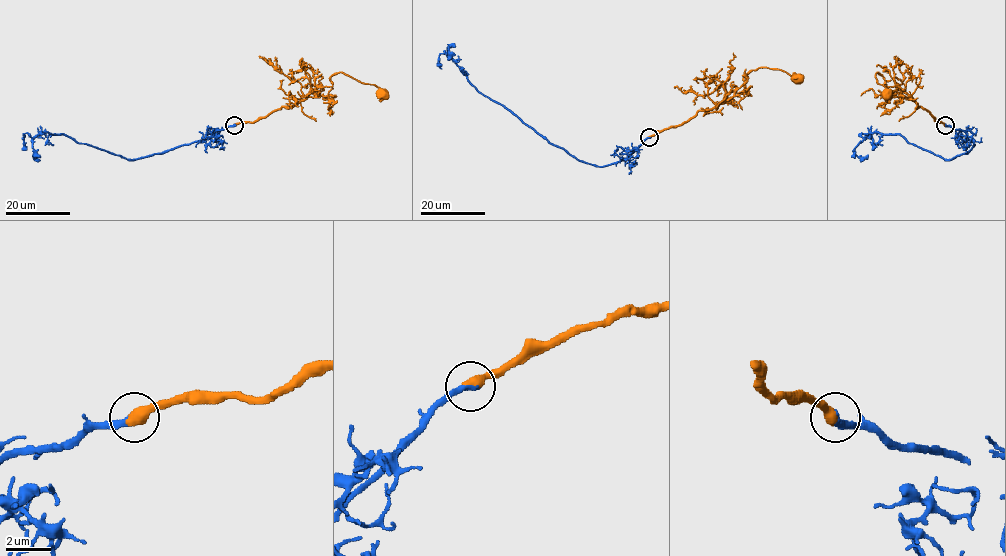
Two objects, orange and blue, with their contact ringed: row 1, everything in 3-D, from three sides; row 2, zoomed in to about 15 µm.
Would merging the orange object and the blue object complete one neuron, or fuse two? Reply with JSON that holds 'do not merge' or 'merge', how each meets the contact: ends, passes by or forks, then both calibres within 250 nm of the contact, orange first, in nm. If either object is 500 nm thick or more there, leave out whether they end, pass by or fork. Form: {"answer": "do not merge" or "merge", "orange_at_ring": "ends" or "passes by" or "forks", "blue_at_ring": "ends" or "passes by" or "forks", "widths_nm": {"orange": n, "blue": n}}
{"answer": "merge", "widths_nm": {"orange": 500, "blue": 340}}

